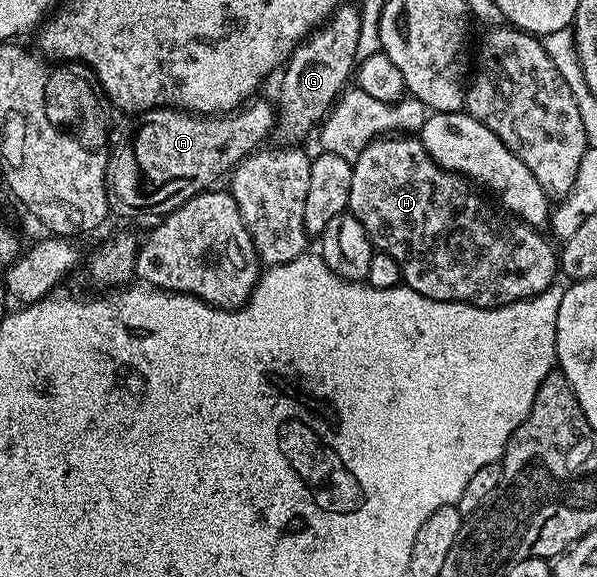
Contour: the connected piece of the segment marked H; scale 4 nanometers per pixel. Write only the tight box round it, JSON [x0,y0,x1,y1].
[347,133,559,307]

